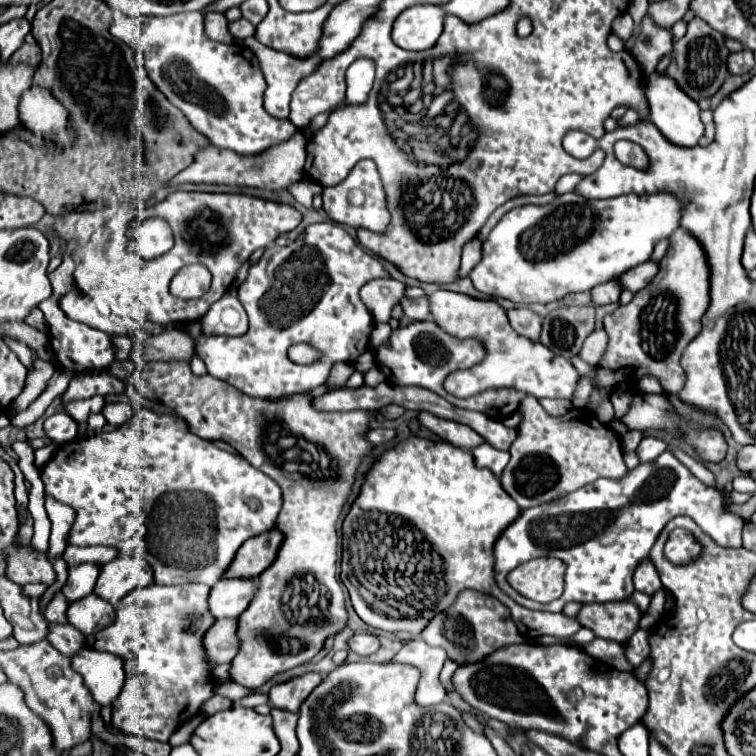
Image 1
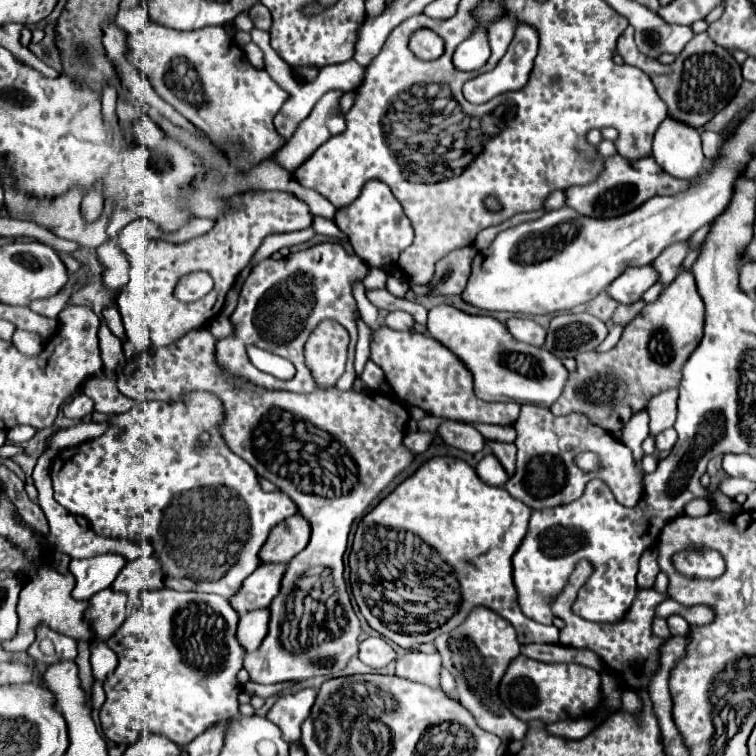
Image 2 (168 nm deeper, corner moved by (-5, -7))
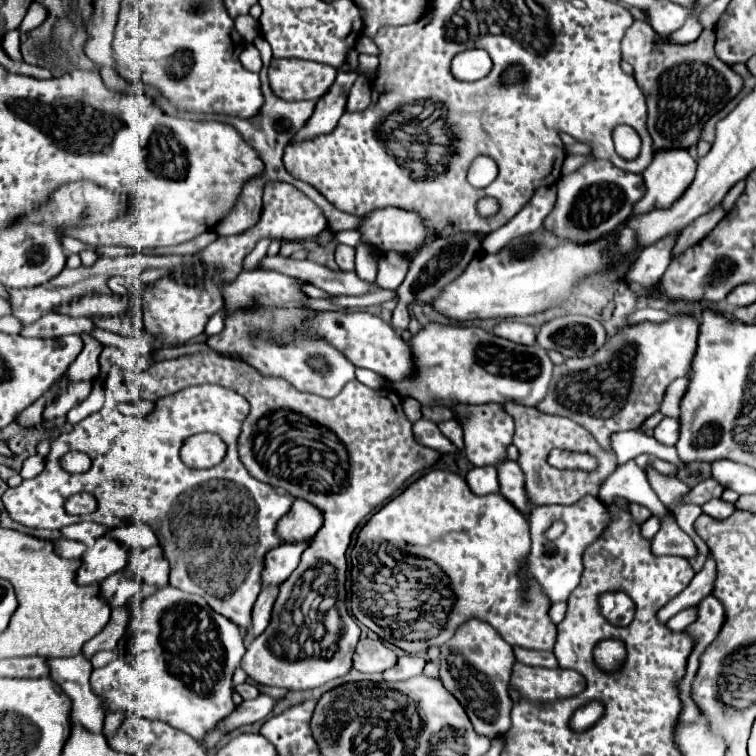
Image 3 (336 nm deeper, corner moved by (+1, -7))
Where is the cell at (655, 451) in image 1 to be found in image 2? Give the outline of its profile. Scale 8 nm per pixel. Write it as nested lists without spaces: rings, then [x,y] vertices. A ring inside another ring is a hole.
[[[673,428],[661,432],[661,434],[655,438],[655,452],[657,452],[657,454],[659,454],[659,452],[669,452],[669,450],[673,448],[675,440],[677,440],[677,432],[675,432]]]

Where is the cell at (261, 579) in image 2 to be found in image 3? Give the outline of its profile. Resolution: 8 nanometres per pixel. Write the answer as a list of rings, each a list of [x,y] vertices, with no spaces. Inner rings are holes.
[[[285,542],[283,546],[273,548],[265,556],[263,584],[281,584],[297,568],[301,554],[307,550],[309,542]]]

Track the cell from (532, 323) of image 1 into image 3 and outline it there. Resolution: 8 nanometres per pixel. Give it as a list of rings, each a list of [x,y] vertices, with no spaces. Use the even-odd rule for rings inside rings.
[[[503,320],[493,328],[495,336],[503,336],[505,340],[523,344],[523,346],[533,346],[535,344],[535,328],[517,320]]]

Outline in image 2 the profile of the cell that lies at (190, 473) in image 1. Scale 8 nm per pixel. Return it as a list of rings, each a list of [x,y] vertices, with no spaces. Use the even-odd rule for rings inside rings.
[[[193,392],[193,394],[187,394],[185,396],[185,400],[183,402],[179,402],[179,404],[157,404],[157,402],[139,402],[139,404],[135,404],[129,412],[123,412],[123,414],[117,414],[117,416],[113,416],[109,422],[111,422],[111,428],[103,434],[103,436],[99,436],[99,438],[95,438],[95,440],[89,440],[89,442],[83,442],[83,444],[79,444],[79,446],[75,446],[75,448],[65,448],[65,450],[61,450],[57,456],[55,456],[55,460],[51,462],[51,480],[53,480],[53,490],[55,490],[55,500],[67,510],[67,512],[73,512],[75,516],[85,516],[87,520],[89,520],[89,524],[91,524],[91,530],[97,534],[97,536],[105,536],[105,538],[125,538],[125,540],[131,540],[131,542],[137,542],[141,536],[145,536],[145,538],[149,538],[149,542],[151,542],[151,546],[153,546],[153,552],[155,552],[155,556],[157,556],[157,560],[161,562],[161,568],[163,568],[163,574],[165,574],[165,586],[167,588],[173,588],[173,590],[197,590],[197,592],[213,592],[213,594],[219,594],[219,596],[223,596],[223,598],[229,598],[229,596],[233,596],[235,594],[235,588],[239,588],[239,584],[259,566],[259,558],[257,558],[257,554],[259,554],[259,550],[261,550],[261,546],[265,544],[265,540],[267,540],[267,536],[269,536],[269,532],[271,532],[271,528],[273,526],[277,526],[279,522],[283,522],[283,520],[287,520],[289,516],[293,516],[295,512],[297,512],[297,508],[295,508],[295,504],[293,504],[293,500],[287,496],[287,494],[283,494],[281,490],[275,490],[275,492],[263,492],[261,490],[261,486],[259,486],[259,482],[257,482],[257,474],[255,474],[255,470],[247,464],[247,462],[243,462],[237,454],[233,454],[227,446],[225,446],[225,442],[221,440],[221,436],[213,430],[213,420],[221,420],[221,414],[223,414],[223,410],[221,410],[221,404],[219,404],[219,400],[217,400],[217,396],[211,396],[211,394],[203,394],[203,392]],[[201,432],[215,432],[215,434],[211,434],[211,440],[209,442],[201,442],[199,440],[199,434]],[[239,550],[241,550],[241,572],[235,572],[233,574],[233,578],[227,578],[227,574],[229,574],[229,568],[237,562],[237,554],[239,554]]]

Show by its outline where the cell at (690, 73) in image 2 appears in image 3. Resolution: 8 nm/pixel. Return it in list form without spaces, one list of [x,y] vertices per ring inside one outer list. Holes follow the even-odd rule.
[[[635,20],[633,26],[627,30],[623,38],[623,60],[633,66],[635,80],[647,100],[647,130],[653,138],[653,152],[673,148],[687,150],[693,144],[697,144],[705,122],[741,92],[743,78],[735,74],[727,64],[721,64],[721,60],[717,60],[713,46],[715,46],[713,30],[703,30],[701,36],[689,44],[673,44],[667,40],[659,44],[659,36],[653,32],[653,28],[649,28],[645,20]]]

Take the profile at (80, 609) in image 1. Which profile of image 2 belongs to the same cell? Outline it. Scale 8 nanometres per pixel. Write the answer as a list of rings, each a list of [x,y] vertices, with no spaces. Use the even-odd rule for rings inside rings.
[[[105,588],[89,600],[85,622],[89,624],[95,640],[107,640],[125,622],[125,600],[121,592]]]

